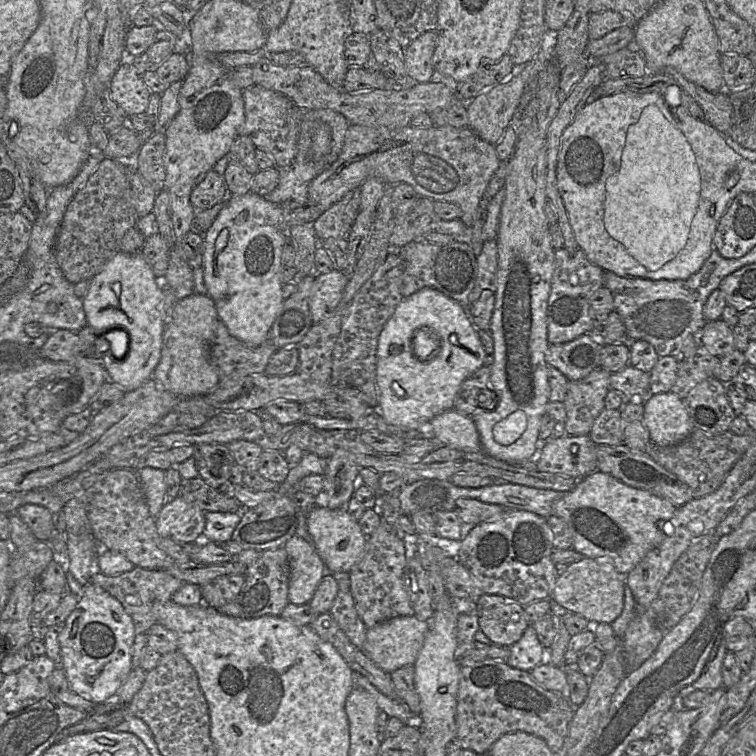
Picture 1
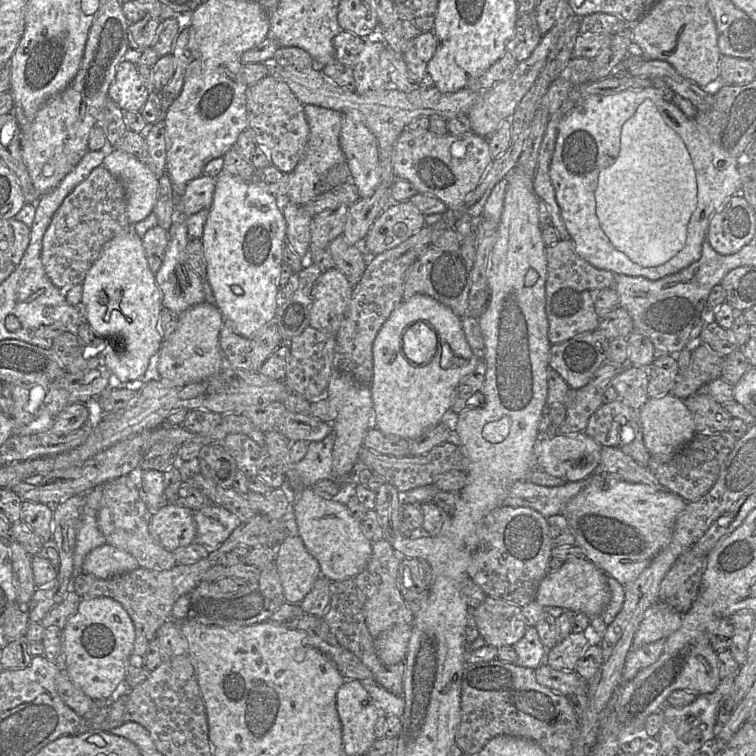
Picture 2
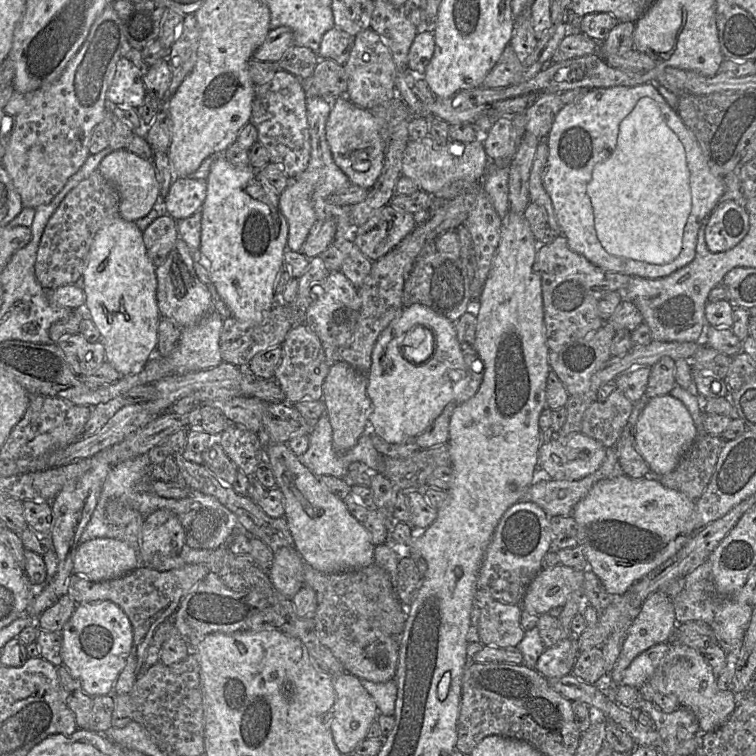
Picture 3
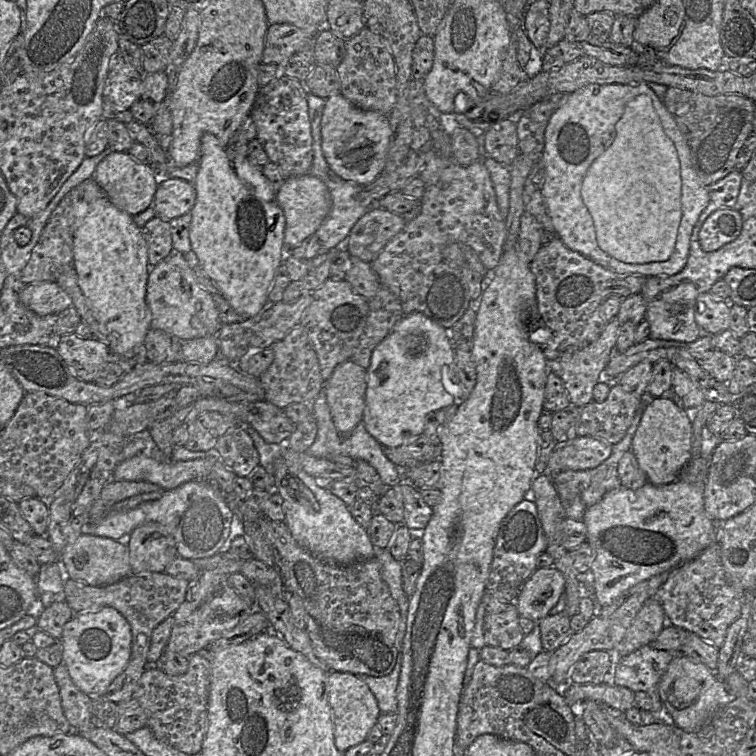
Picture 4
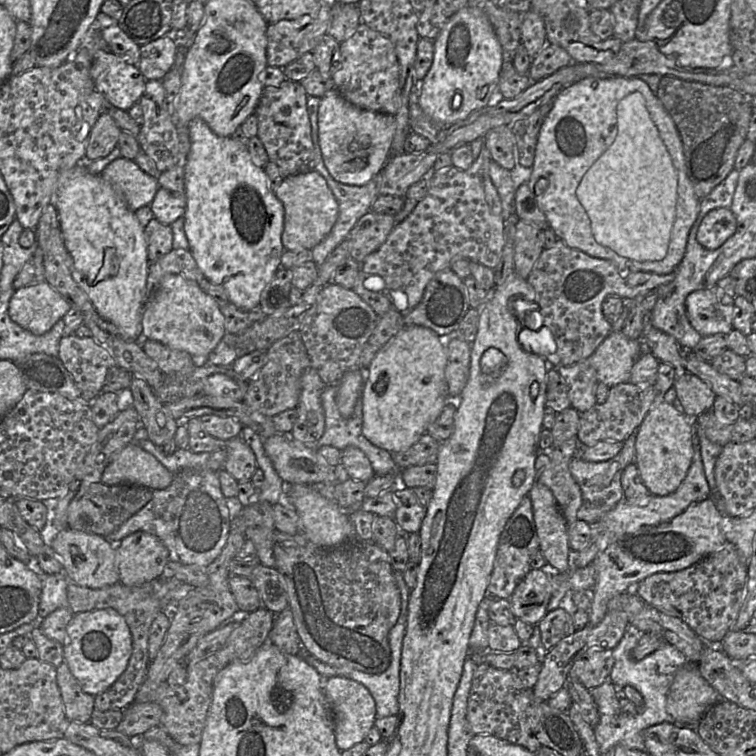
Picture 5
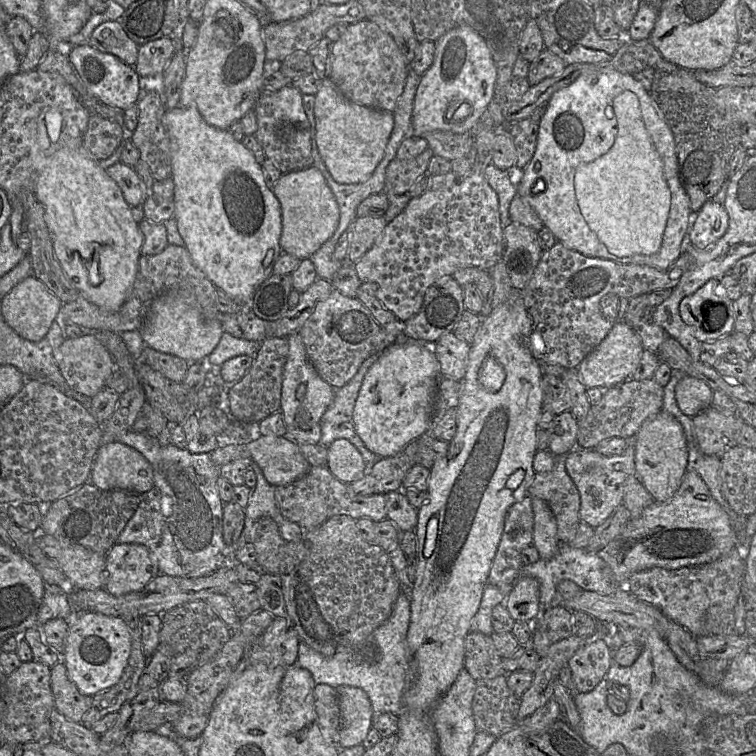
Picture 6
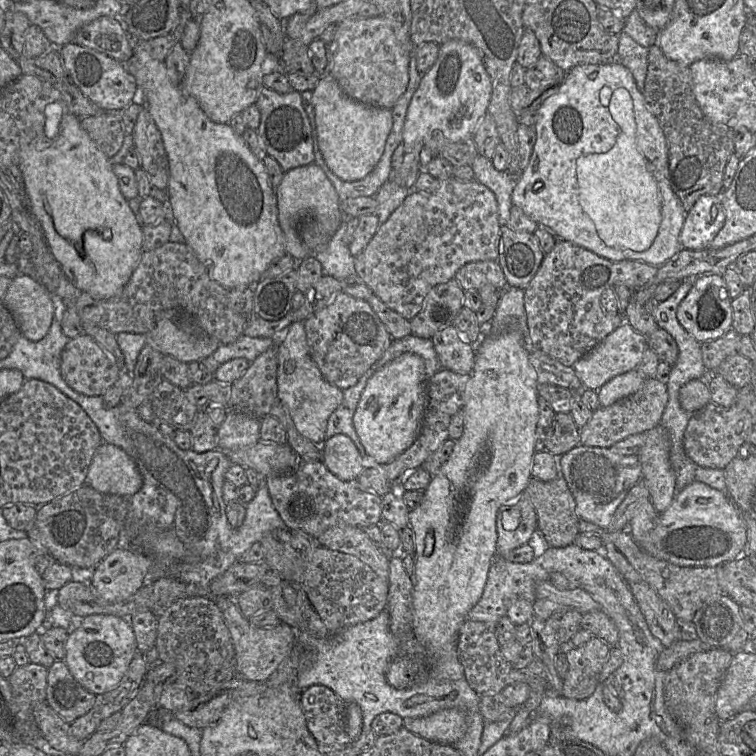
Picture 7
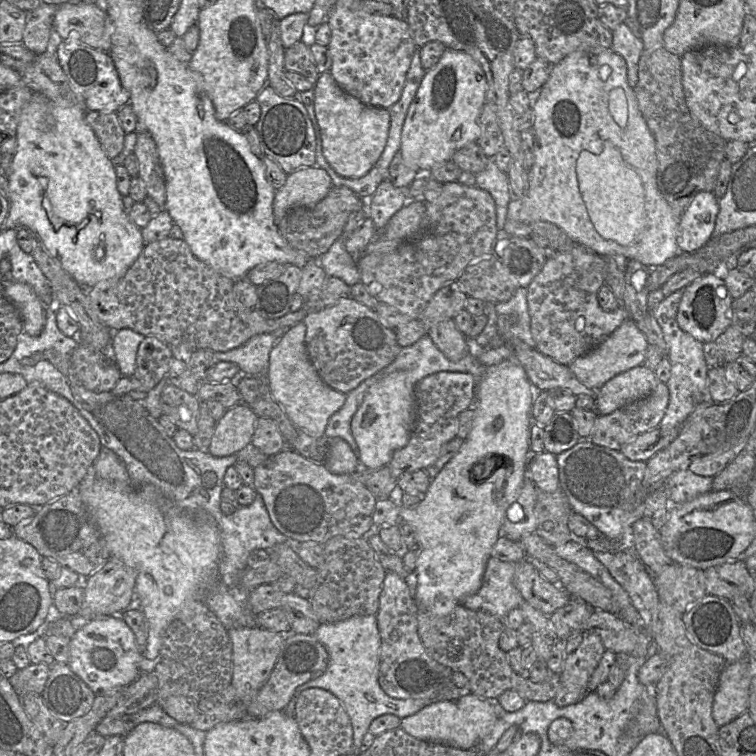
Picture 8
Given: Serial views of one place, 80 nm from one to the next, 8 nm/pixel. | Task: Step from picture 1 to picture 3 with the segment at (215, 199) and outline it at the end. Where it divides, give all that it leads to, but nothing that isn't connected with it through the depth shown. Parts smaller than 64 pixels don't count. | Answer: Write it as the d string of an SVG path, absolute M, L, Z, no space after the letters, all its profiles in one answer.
M176 178L168 194L161 200L164 212L175 220L180 220L199 211L207 194L204 179Z

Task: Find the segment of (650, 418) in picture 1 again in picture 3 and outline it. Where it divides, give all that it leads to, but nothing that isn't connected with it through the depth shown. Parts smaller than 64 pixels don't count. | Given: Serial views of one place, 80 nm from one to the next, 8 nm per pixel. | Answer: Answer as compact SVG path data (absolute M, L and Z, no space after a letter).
M670 394L649 398L634 431L636 449L655 475L674 470L696 439L697 430L689 410L682 401Z

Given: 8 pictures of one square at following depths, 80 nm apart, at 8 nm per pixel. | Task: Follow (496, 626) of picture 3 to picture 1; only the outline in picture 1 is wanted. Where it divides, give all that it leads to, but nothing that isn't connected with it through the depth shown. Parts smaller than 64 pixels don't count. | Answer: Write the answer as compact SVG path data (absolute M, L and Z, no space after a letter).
M484 594L475 604L479 629L491 644L511 646L530 625L519 603L500 595Z

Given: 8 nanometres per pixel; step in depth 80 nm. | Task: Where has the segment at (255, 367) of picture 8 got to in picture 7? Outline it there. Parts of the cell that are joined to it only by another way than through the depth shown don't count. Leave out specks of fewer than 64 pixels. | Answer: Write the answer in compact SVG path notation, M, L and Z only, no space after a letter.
M241 335L232 343L219 344L211 356L217 364L223 364L234 358L245 358L252 363L273 344L272 338Z

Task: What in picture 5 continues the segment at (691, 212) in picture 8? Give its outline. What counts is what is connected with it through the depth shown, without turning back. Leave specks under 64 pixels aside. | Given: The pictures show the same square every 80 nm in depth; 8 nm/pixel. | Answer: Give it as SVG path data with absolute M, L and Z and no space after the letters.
M715 208L702 219L696 239L702 247L715 250L735 233L736 228L735 215L729 208Z

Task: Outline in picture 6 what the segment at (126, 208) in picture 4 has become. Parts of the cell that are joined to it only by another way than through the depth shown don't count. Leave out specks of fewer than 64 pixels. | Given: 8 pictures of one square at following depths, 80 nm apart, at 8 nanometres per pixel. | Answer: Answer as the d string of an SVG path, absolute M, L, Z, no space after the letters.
M117 162L106 168L105 171L117 183L130 207L135 207L145 202L150 190L133 167Z

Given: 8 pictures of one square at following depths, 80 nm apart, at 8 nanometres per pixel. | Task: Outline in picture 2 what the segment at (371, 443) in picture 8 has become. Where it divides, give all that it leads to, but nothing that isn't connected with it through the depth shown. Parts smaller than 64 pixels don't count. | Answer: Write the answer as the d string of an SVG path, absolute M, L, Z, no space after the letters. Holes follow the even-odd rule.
M415 294L394 309L378 331L372 352L372 425L384 434L409 441L449 416L457 387L479 363L466 340L461 318L449 307L424 294ZM416 322L430 325L438 336L437 352L425 365L410 363L402 352L403 333Z

